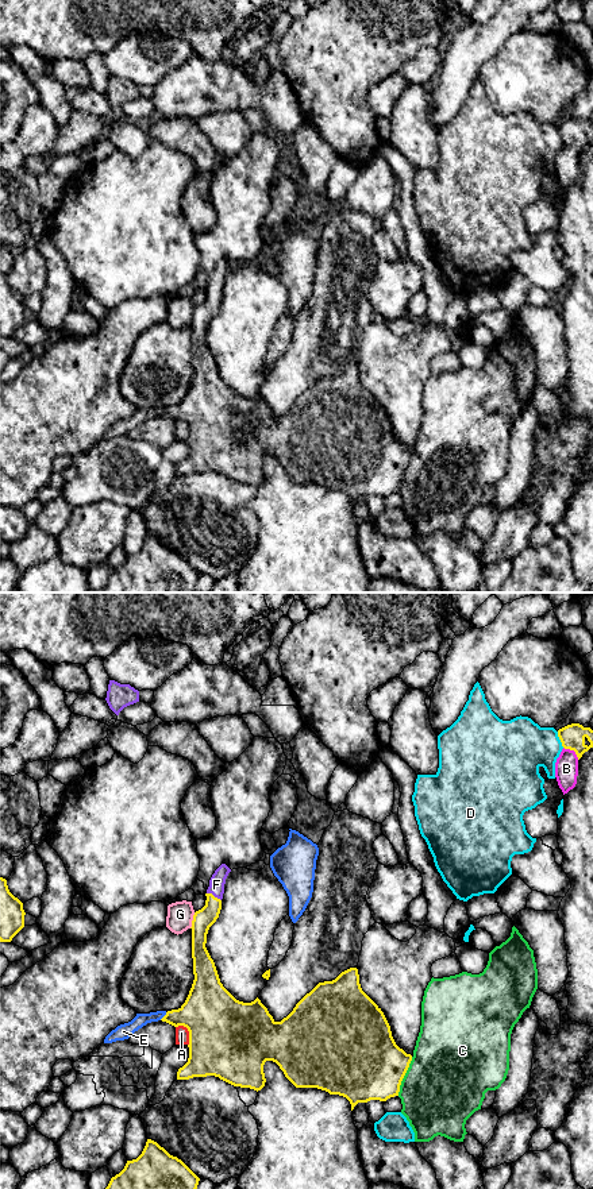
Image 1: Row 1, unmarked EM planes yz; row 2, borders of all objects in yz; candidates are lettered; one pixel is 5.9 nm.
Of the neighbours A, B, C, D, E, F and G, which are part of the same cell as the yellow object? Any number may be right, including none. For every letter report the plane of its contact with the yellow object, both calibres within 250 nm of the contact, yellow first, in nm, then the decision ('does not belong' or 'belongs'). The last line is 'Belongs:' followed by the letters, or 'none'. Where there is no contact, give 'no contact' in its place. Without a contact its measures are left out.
A: yz | 460/80 nm | does not belong
B: yz | 140/140 nm | does not belong
C: yz | 440/480 nm | does not belong
D: yz | 140/320 nm | does not belong
E: yz | 280/80 nm | does not belong
F: yz | 120/100 nm | belongs
G: yz | 120/160 nm | does not belong
Belongs: F

